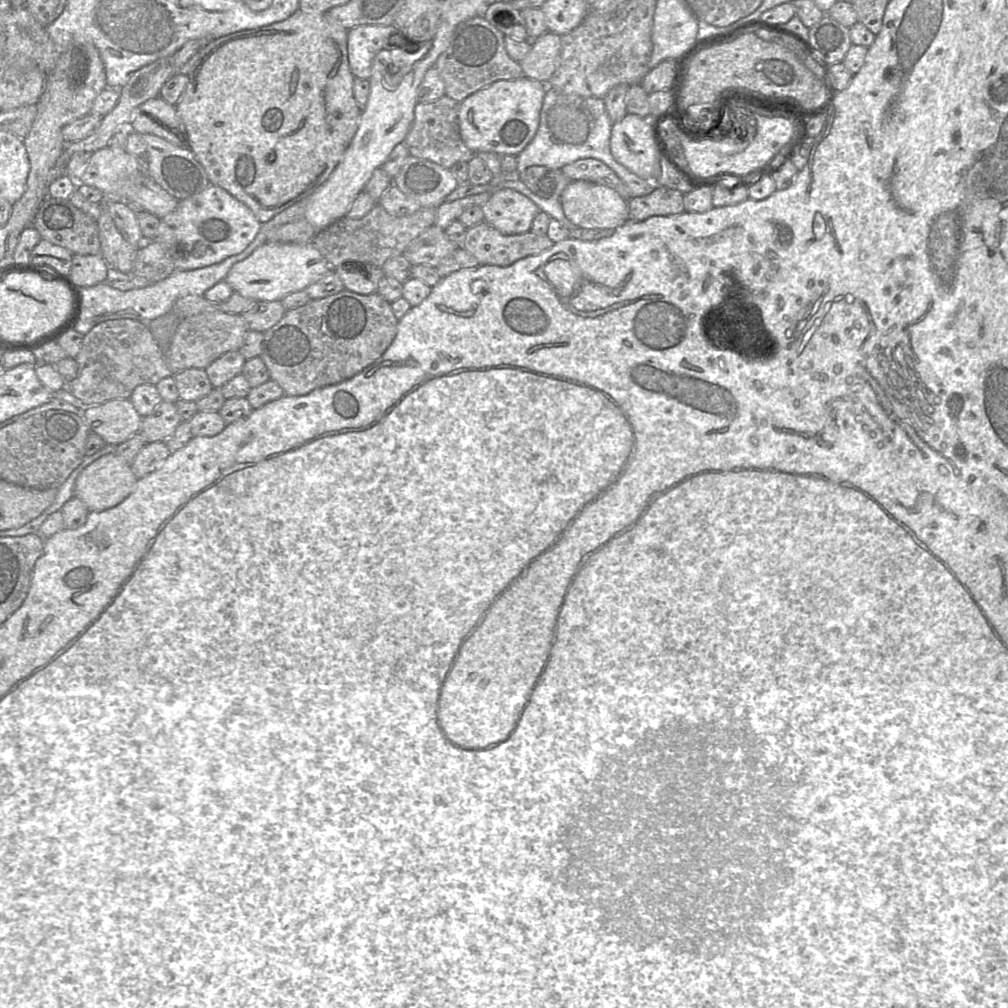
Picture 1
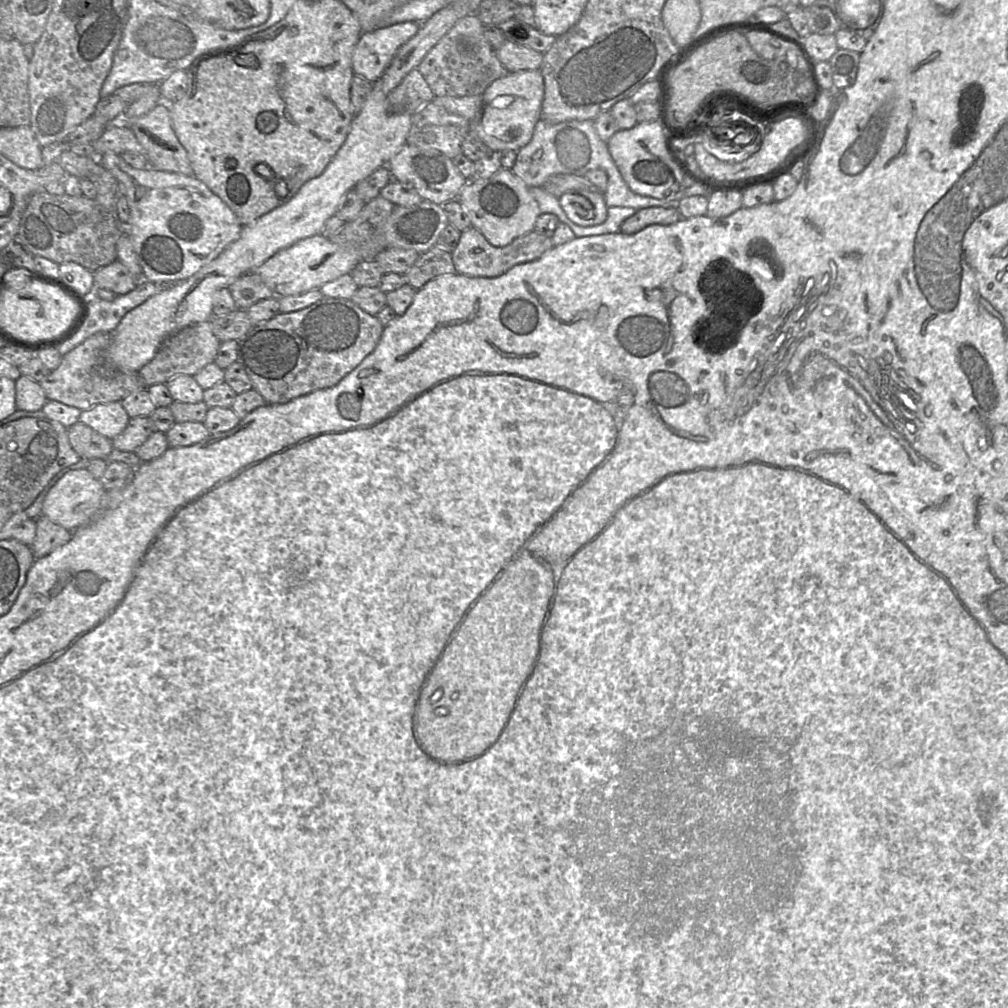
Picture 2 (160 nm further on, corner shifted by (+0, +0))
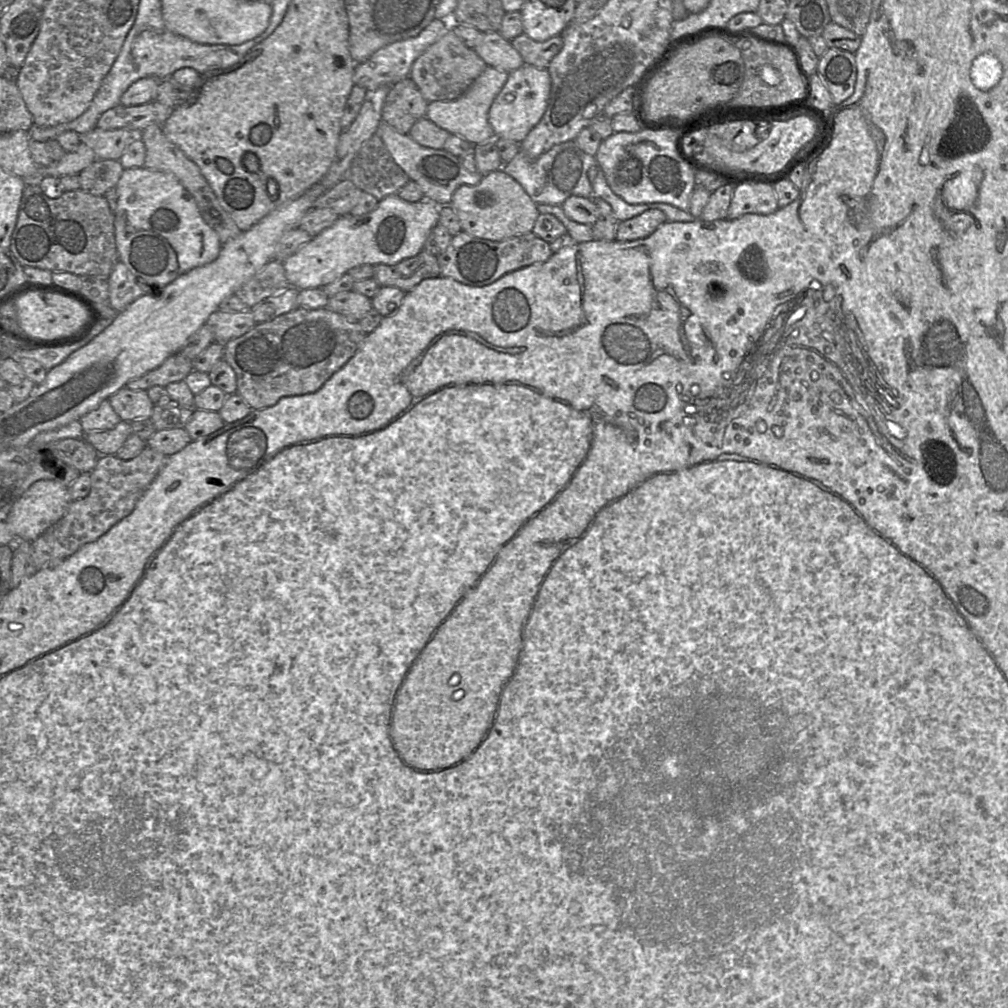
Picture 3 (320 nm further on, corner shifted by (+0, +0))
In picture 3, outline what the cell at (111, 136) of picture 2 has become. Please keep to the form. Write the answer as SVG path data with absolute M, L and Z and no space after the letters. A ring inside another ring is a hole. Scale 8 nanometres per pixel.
M80 143L77 150L66 152L59 161L42 167L42 176L61 178L66 175L79 174L96 160L94 150L88 145Z

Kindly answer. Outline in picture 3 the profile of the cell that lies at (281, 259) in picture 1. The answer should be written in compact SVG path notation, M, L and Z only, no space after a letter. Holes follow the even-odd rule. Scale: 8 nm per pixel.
M394 194L379 200L377 206L365 215L356 217L351 215L340 216L330 227L314 236L294 254L283 260L282 264L288 286L296 287L299 290L322 288L355 267L364 264L395 265L404 259L419 254L423 250L430 232L438 224L439 207L425 199L419 202L407 202Z

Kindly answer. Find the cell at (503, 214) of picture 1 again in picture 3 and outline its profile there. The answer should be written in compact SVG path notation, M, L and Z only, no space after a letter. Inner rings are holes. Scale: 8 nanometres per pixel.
M502 169L483 175L476 185L460 186L448 205L457 214L462 231L492 241L531 232L540 214L537 204L523 187Z

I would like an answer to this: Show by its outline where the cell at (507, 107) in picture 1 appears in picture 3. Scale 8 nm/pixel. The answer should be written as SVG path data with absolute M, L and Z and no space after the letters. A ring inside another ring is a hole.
M523 65L509 72L505 85L488 112L488 122L494 130L495 138L521 143L545 113L550 92L551 76L545 68Z

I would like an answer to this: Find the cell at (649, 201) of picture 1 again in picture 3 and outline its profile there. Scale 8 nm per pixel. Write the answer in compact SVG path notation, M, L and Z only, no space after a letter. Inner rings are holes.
M659 209L646 210L633 218L619 221L616 240L628 242L648 237L666 221L668 219L663 211Z

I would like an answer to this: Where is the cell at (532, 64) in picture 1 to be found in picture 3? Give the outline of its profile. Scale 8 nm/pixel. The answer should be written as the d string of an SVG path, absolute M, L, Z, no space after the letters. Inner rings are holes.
M484 32L482 41L474 48L487 66L511 72L525 65L520 53L511 41L502 37L499 32Z

